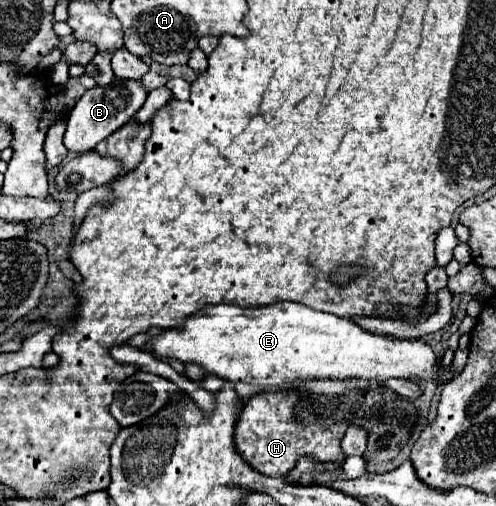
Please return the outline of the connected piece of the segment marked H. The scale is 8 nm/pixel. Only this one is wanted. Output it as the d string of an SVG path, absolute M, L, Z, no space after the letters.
M282 391L282 393L260 393L254 395L248 405L238 415L234 445L240 457L252 465L262 475L284 477L300 457L318 457L320 461L340 461L340 441L348 429L346 423L336 423L332 427L324 425L304 425L294 419L294 405L302 393Z

